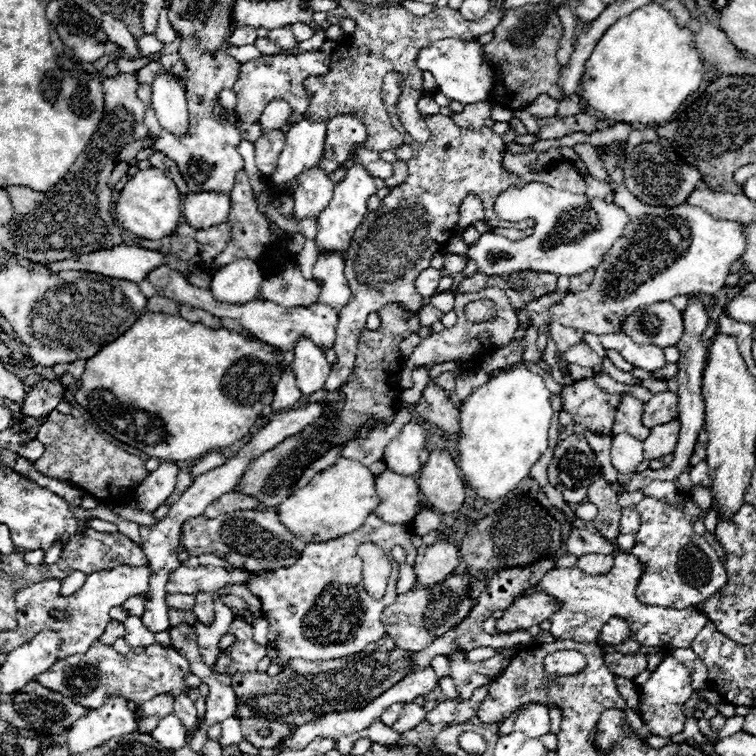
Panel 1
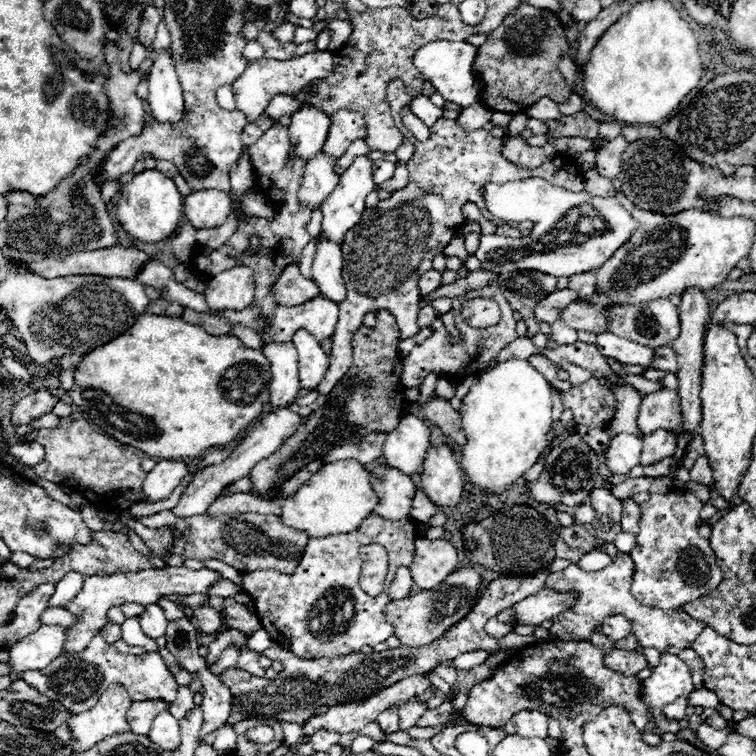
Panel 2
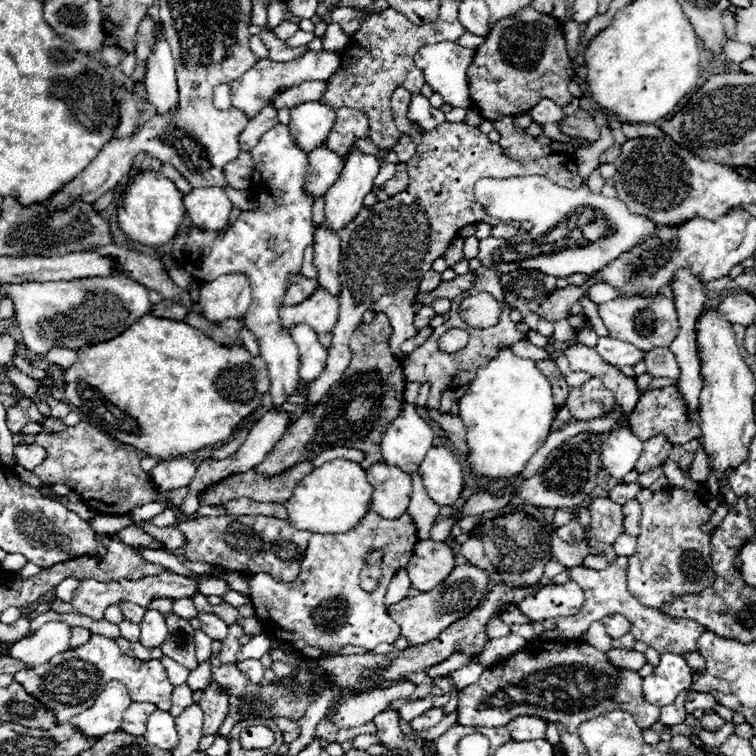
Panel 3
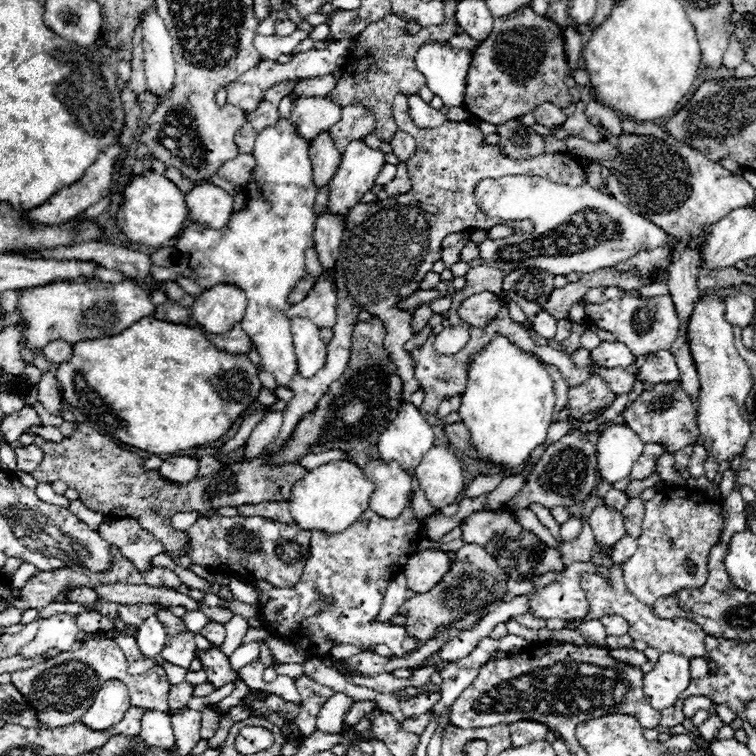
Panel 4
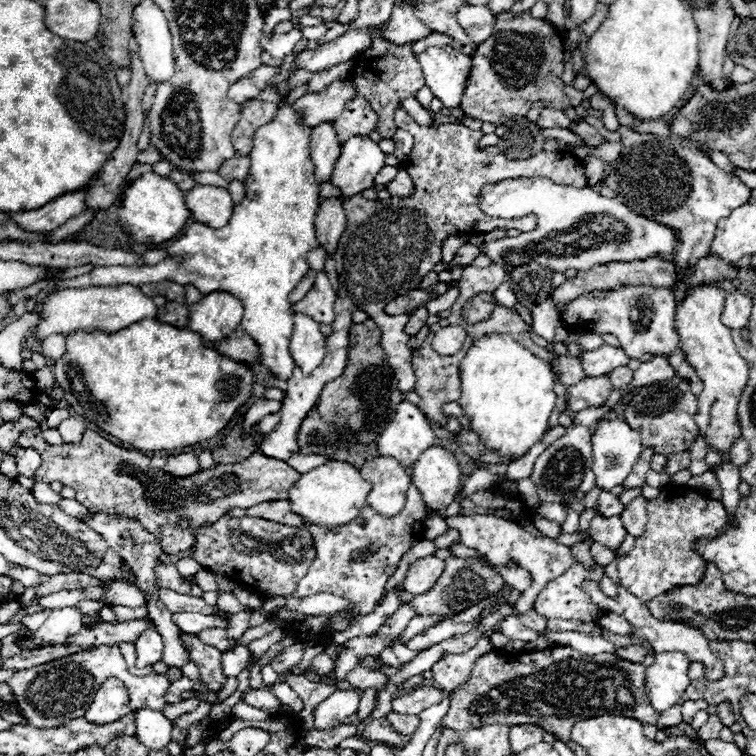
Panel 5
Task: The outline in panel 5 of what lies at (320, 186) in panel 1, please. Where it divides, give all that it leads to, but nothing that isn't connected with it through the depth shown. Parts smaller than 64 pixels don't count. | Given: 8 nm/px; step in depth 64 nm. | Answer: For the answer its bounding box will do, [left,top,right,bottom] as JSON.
[310,124,340,184]

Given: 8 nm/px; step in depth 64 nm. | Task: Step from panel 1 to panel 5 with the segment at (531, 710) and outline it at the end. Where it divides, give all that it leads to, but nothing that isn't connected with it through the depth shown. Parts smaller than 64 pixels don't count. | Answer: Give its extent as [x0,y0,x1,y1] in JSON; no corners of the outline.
[510,724,546,752]

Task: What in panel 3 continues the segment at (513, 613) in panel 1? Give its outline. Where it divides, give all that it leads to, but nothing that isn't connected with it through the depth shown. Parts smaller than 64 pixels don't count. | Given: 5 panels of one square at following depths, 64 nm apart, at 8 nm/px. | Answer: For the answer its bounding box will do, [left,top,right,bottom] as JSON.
[518,582,584,622]

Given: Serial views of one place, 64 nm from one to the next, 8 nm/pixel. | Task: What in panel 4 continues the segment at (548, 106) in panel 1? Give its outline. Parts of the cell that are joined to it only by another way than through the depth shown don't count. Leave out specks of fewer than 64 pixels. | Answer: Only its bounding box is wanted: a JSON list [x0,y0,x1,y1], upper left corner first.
[534,102,566,126]

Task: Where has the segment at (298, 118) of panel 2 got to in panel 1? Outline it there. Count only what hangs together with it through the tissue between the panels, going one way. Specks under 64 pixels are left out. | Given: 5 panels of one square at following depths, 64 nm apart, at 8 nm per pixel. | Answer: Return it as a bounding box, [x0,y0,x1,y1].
[270,116,326,188]

